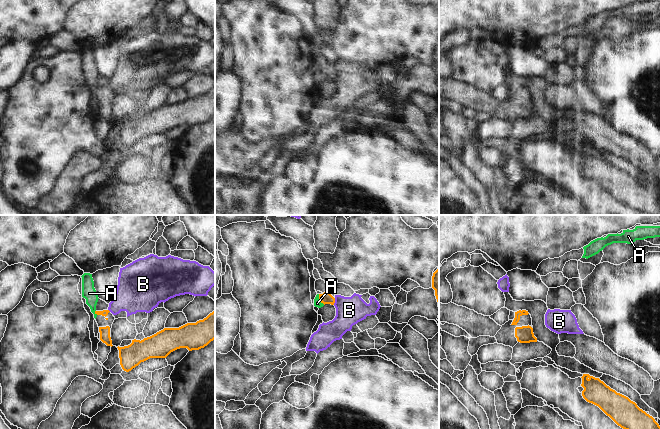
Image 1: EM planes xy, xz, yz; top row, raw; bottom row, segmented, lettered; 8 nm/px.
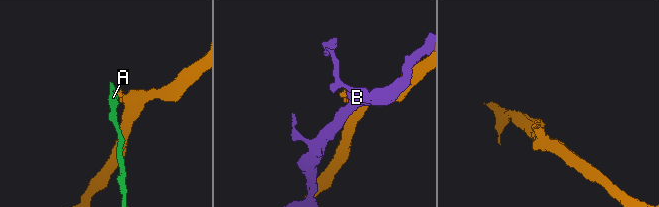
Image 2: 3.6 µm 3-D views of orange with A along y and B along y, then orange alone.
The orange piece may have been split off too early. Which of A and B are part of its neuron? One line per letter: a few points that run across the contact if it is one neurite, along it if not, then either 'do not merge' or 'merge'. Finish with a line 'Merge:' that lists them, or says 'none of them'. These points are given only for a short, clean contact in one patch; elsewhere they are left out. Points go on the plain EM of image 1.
A: line xz (326, 74), (319, 75), (317, 79); merge
B: do not merge
Merge: A

